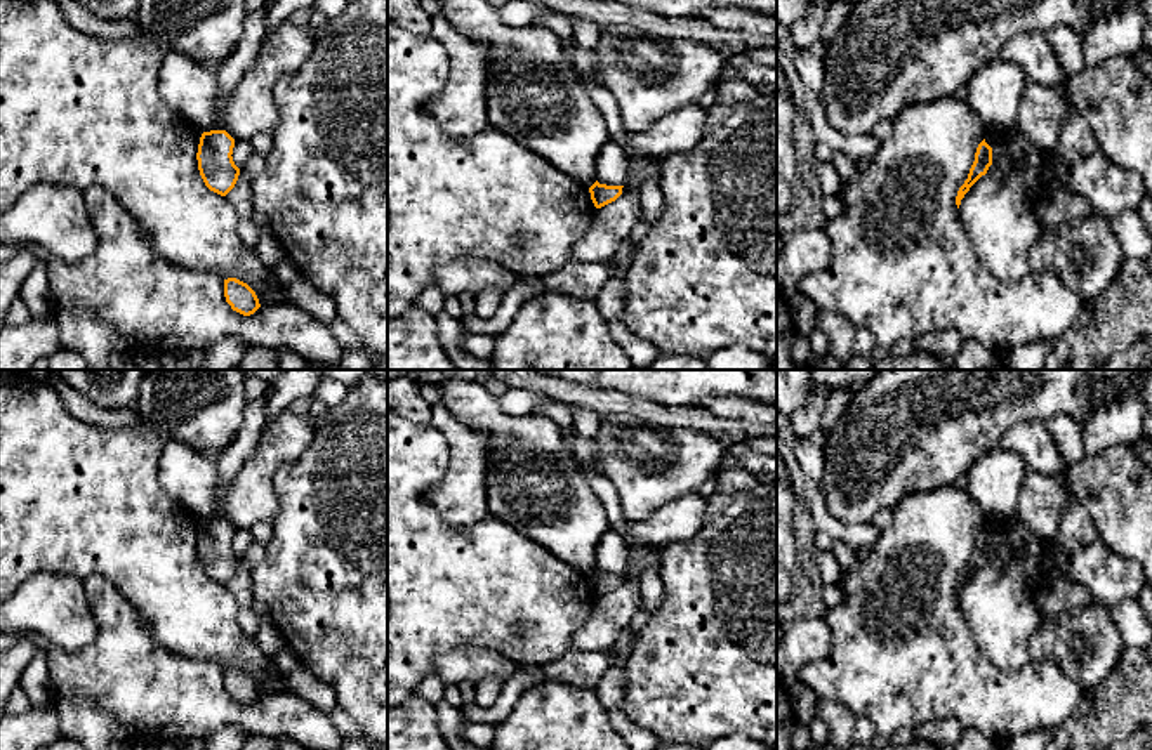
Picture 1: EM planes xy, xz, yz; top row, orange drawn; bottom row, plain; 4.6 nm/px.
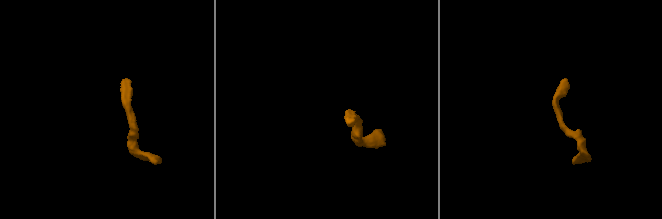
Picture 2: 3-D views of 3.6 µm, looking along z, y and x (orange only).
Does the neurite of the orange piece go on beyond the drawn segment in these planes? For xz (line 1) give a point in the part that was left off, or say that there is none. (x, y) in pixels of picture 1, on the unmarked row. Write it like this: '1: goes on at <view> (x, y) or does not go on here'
1: does not go on here

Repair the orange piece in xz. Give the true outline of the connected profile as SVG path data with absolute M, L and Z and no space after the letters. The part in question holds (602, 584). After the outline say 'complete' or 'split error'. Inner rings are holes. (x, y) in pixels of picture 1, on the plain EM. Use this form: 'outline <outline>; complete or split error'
outline M598 569L589 576L591 589L596 597L601 597L612 590L615 590L622 583L624 575L606 575Z; complete

